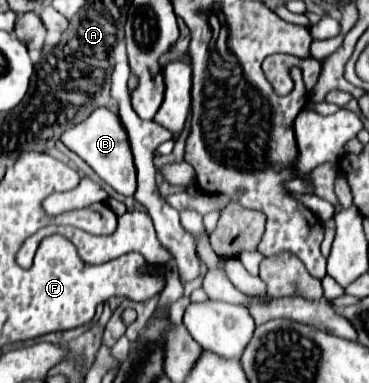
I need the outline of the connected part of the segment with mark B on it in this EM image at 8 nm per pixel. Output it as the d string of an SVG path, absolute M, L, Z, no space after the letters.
M96 108L92 116L88 116L84 122L76 124L74 128L66 130L60 140L66 148L70 148L74 154L78 154L106 184L110 184L116 192L124 196L132 196L136 192L136 168L132 160L130 140L126 130L122 128L120 118L110 112L108 108Z

